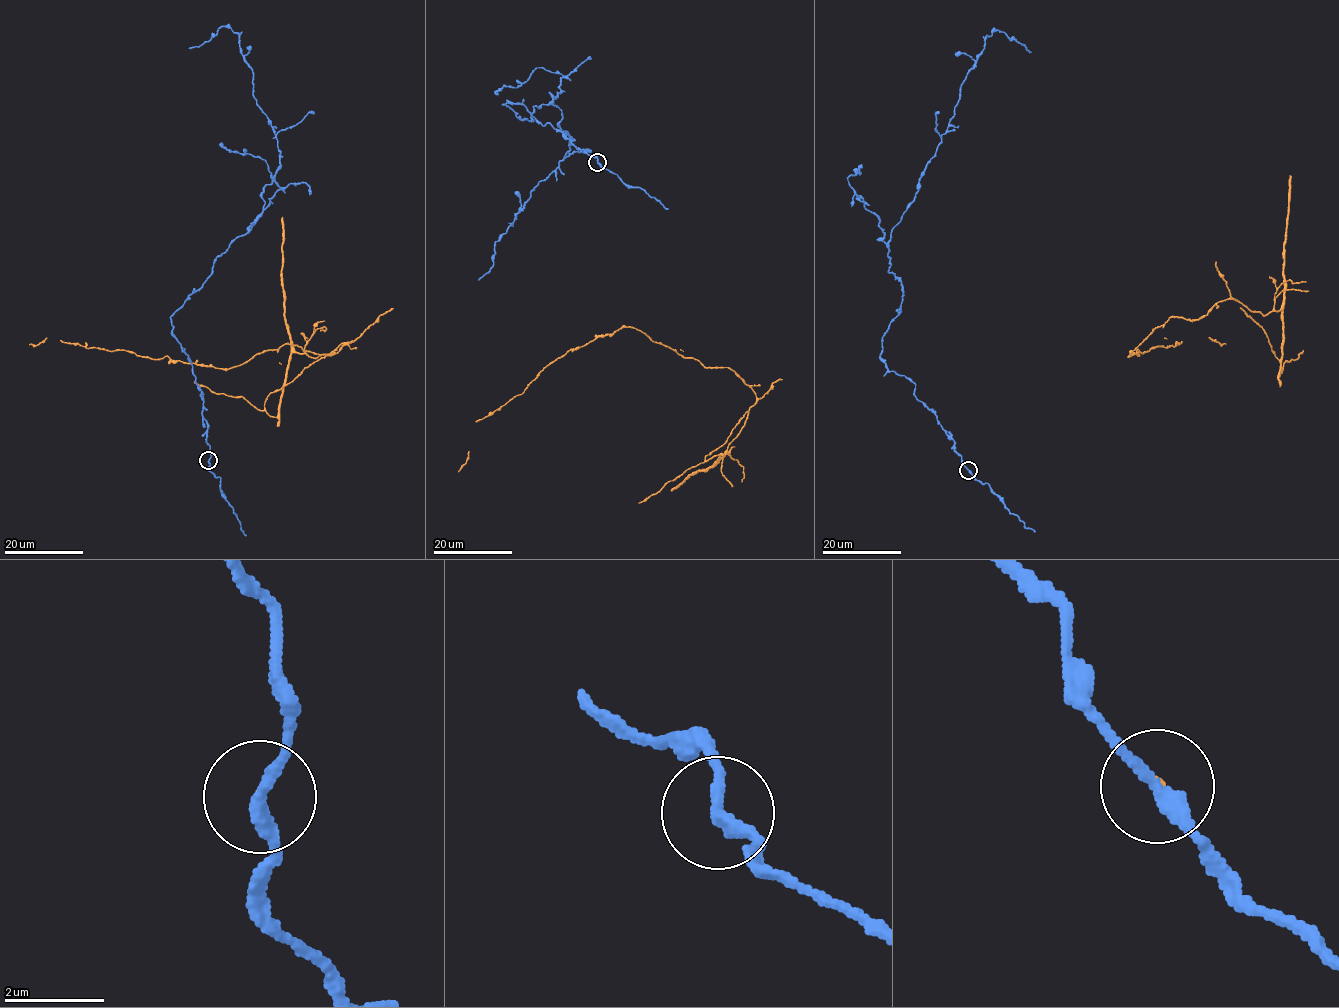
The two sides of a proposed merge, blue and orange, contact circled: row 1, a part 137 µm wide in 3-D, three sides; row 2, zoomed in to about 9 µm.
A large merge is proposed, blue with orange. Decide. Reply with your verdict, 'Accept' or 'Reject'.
Reject

